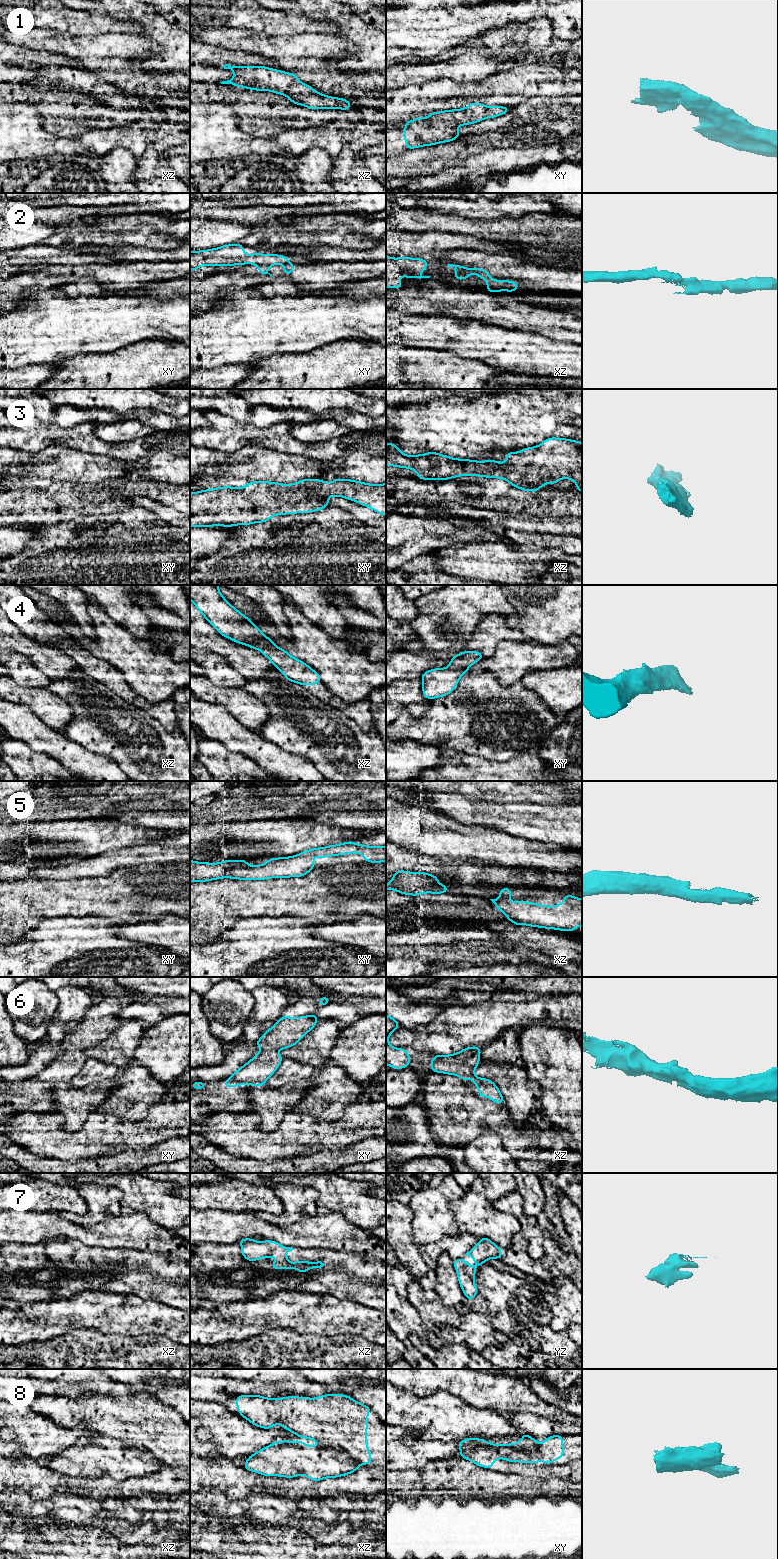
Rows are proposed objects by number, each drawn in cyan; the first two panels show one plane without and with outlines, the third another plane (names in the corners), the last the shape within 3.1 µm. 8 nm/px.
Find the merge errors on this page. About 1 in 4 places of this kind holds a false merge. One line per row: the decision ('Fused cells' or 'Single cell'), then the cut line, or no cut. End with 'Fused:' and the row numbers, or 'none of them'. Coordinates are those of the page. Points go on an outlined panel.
1: Single cell. No split
2: Fused cells. Split along xy (257, 264), (270, 265)
3: Single cell. No split
4: Single cell. No split
5: Single cell. No split
6: Single cell. No split
7: Single cell. No split
8: Fused cells. Split along xz (318, 1446), (343, 1449), (361, 1464)
Fused: 2, 8

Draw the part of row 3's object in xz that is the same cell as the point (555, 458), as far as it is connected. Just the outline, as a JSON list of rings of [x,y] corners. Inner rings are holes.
[[[551,437],[545,439],[540,445],[524,448],[518,452],[505,453],[507,460],[505,462],[498,462],[492,459],[486,461],[475,461],[469,459],[452,458],[436,452],[428,452],[420,455],[405,455],[399,447],[391,442],[386,443],[386,465],[412,469],[417,472],[417,478],[423,480],[447,480],[459,476],[479,476],[487,478],[504,479],[515,488],[520,488],[524,491],[536,492],[545,484],[556,484],[560,479],[570,479],[576,483],[576,490],[582,492],[582,442],[570,440],[566,438]]]

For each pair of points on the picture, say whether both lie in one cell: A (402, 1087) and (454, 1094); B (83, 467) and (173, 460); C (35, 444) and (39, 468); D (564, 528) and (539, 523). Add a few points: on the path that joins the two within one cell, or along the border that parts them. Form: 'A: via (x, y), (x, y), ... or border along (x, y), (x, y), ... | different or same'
A: border along (421, 1078), (421, 1095), (419, 1097) | different
B: border along (105, 455), (124, 460), (135, 470) | different
C: border along (42, 454), (38, 455) | different
D: via (558, 526), (545, 525) | same

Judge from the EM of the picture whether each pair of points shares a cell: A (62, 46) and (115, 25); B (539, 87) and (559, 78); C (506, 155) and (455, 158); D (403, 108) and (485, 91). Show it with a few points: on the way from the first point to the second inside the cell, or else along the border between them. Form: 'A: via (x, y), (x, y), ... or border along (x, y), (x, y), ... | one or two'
A: border along (113, 32), (80, 35), (67, 34) | two
B: via (544, 82), (546, 80), (554, 80) | one
C: border along (468, 157), (458, 165), (446, 166) | two
D: via (423, 100), (437, 95), (457, 94), (465, 91) | one

